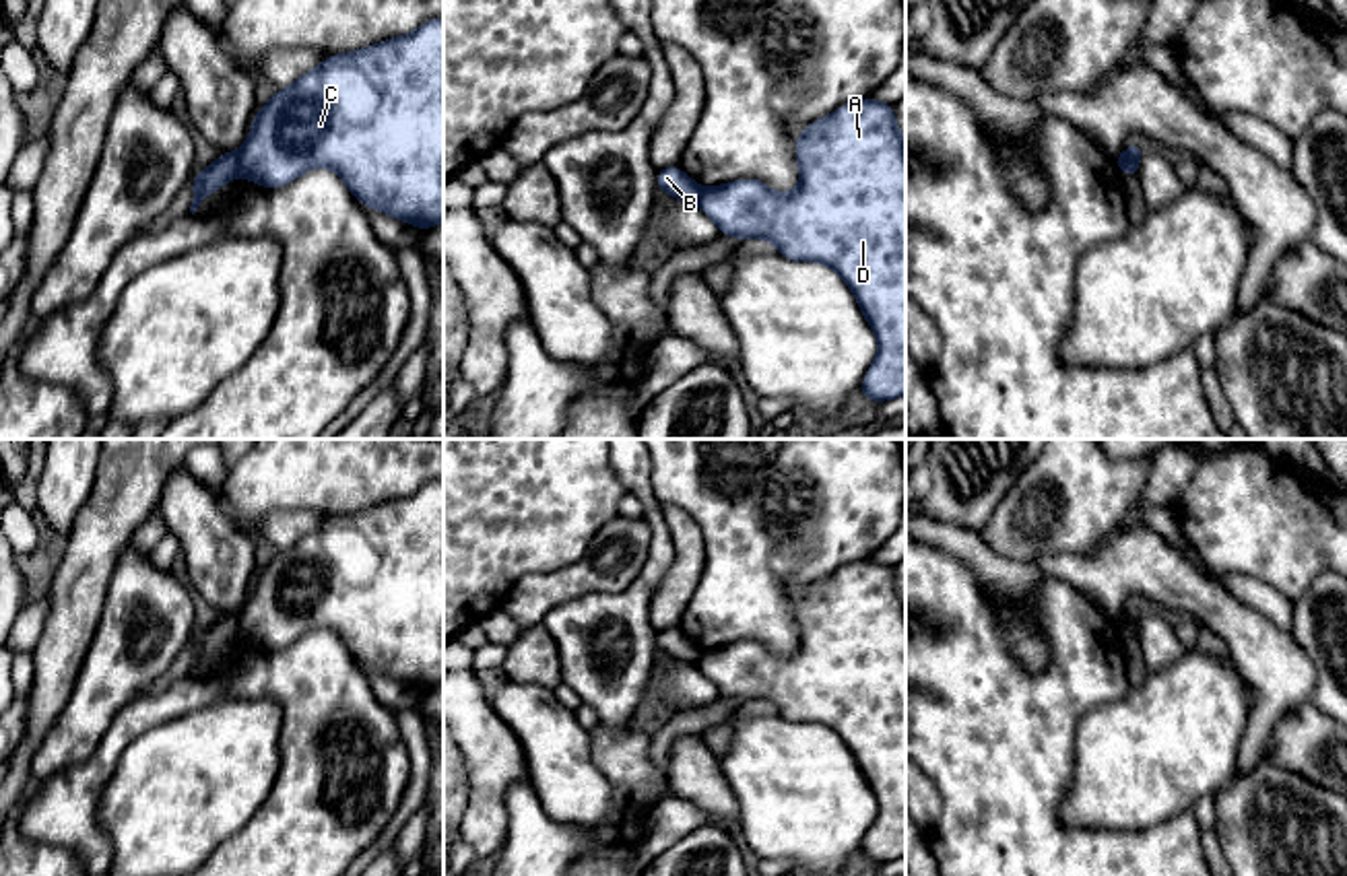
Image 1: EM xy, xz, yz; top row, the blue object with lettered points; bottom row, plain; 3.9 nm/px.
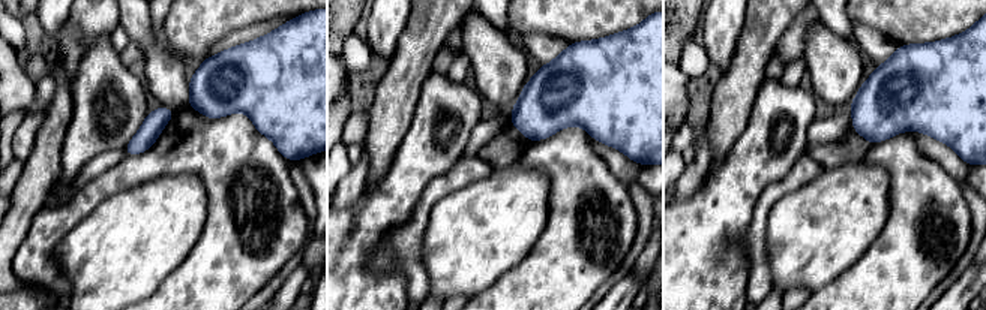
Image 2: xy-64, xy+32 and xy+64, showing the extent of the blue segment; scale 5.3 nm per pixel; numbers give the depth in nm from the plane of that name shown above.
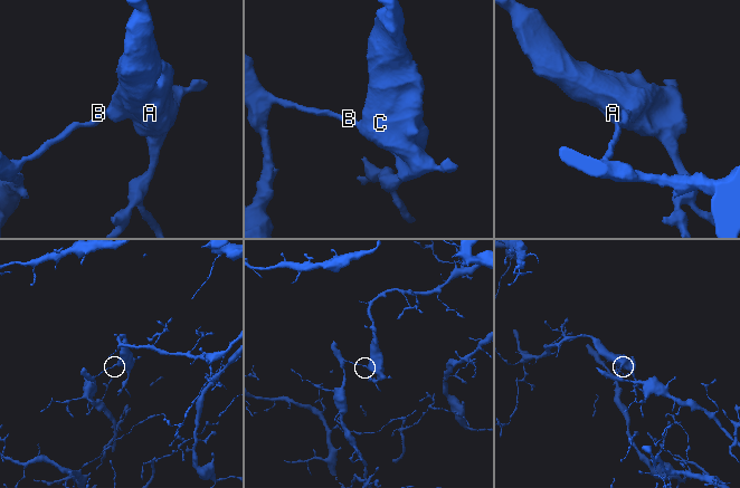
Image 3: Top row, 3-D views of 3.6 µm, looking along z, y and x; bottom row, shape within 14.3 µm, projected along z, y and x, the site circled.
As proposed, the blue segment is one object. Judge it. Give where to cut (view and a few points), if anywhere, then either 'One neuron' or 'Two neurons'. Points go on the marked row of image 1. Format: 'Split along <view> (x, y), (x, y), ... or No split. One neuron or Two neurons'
Split along xy (236, 153), (240, 170). Two neurons

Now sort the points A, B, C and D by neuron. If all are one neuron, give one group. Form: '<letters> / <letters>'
A C D / B

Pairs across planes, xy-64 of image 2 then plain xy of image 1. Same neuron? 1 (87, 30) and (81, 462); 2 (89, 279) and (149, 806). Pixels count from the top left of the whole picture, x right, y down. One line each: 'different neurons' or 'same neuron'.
1: different neurons
2: same neuron

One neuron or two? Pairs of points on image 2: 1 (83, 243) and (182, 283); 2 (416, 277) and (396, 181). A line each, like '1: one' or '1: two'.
1: two
2: two

